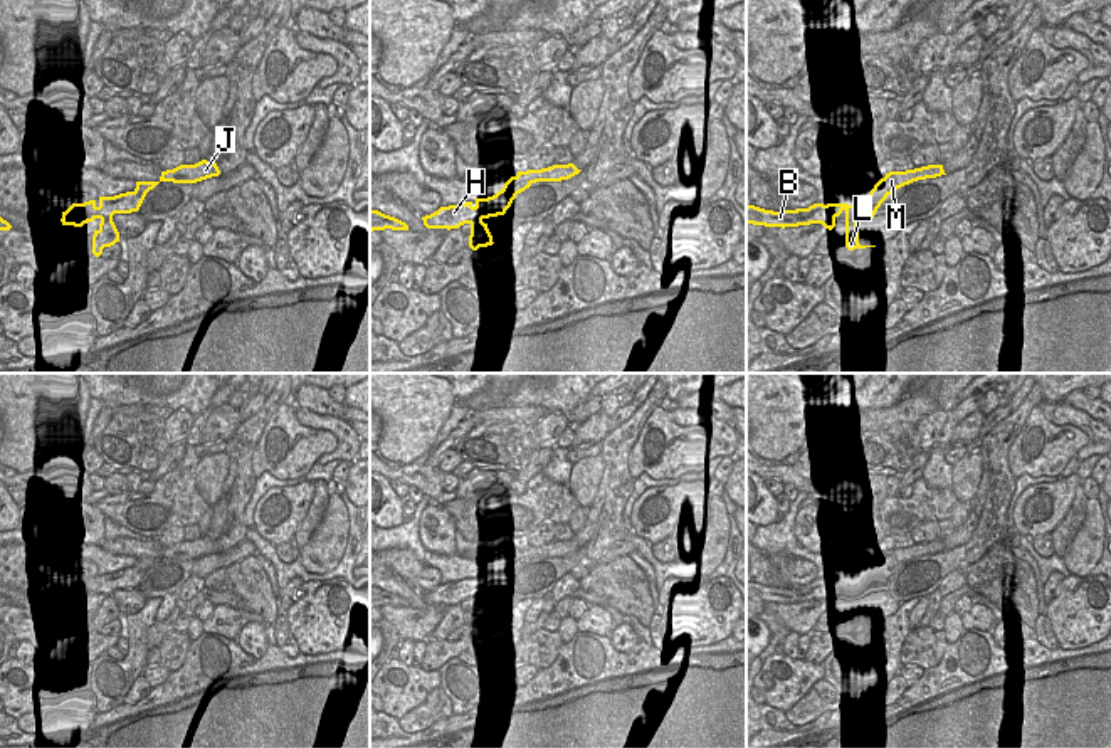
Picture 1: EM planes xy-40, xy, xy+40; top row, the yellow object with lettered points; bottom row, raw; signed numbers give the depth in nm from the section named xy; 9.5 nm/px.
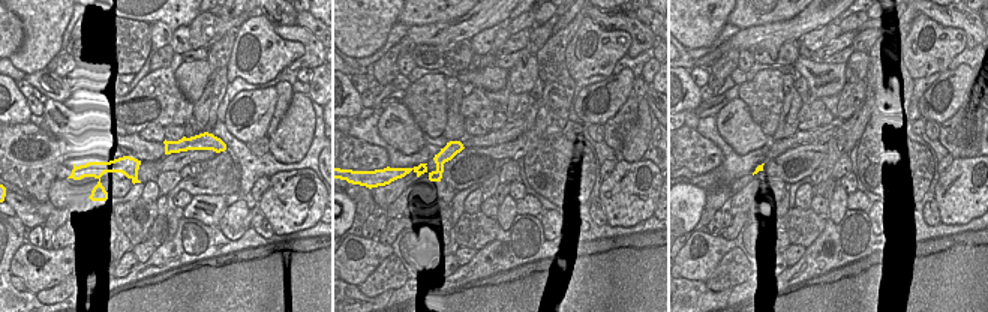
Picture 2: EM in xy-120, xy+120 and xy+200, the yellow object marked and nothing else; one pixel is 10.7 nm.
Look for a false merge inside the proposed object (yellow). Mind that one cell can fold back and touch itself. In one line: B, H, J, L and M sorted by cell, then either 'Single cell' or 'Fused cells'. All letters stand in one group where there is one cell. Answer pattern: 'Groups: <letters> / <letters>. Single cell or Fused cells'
Groups: B H L / J M. Fused cells.

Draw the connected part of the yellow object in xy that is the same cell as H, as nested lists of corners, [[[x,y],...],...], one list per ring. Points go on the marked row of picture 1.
[[[492,195],[487,198],[476,198],[476,202],[466,202],[449,207],[440,207],[437,212],[422,217],[427,229],[459,229],[464,224],[471,225],[469,247],[477,250],[479,247],[492,245],[492,235],[484,224],[484,219],[504,215],[516,197]]]

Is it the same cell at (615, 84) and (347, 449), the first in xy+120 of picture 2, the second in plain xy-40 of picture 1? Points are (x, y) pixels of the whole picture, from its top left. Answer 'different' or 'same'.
different

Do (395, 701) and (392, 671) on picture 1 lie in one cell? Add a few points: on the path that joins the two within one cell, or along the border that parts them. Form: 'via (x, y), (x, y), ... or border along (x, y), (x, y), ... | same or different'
via (395, 695), (395, 678) | same

